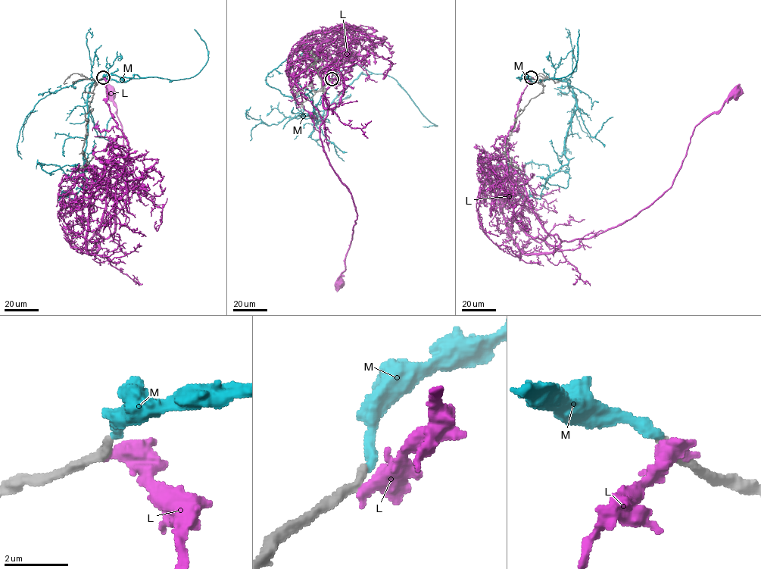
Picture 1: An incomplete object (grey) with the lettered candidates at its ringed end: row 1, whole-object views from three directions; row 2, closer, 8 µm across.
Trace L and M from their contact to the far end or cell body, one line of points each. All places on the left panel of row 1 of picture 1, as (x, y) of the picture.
L: (102, 78), (130, 159), (107, 179), (114, 231), (98, 241), (93, 236), (128, 192), (111, 92)
M: (103, 77), (142, 77), (90, 87), (84, 172), (73, 178), (37, 162), (48, 173), (81, 165)

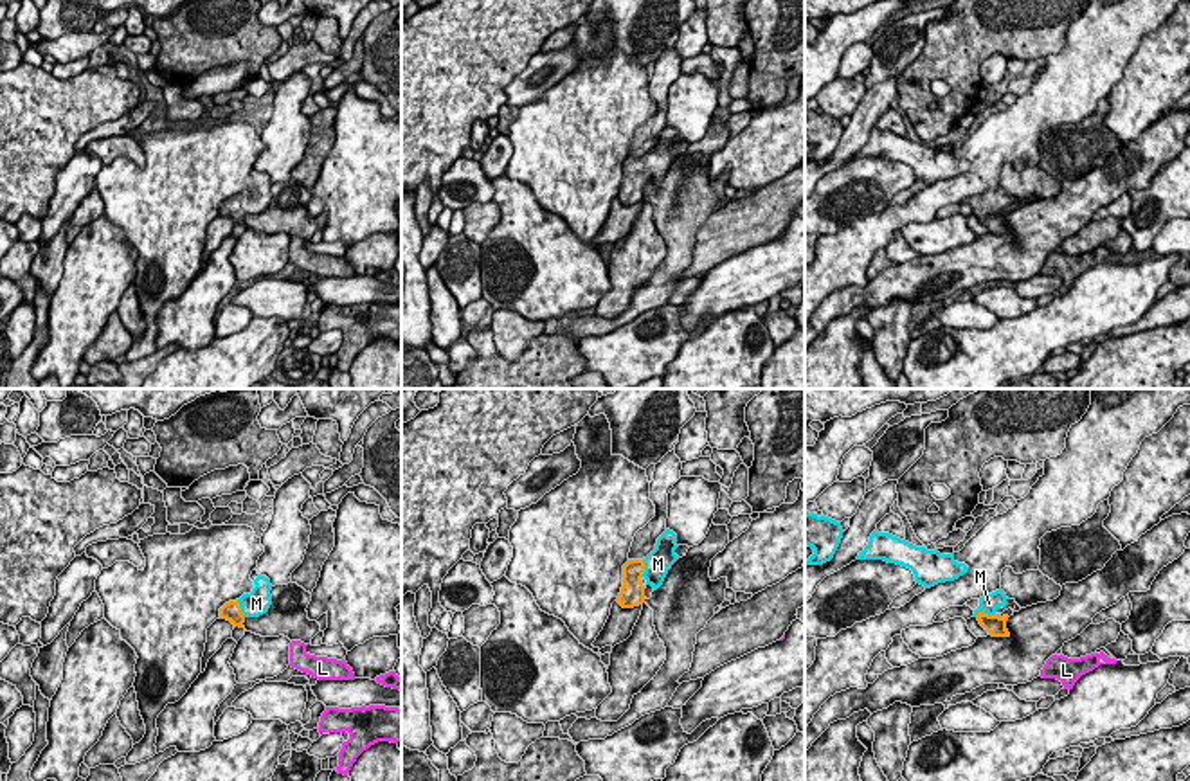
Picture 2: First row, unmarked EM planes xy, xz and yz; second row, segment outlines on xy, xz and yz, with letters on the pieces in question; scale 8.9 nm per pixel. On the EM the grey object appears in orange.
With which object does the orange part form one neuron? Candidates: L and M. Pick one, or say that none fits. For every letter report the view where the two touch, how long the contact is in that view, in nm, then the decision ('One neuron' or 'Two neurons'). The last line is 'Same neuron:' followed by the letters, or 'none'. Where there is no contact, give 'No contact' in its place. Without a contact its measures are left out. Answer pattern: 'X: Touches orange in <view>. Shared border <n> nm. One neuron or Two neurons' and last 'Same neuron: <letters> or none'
L: No contact. Two neurons
M: Touches orange in yz. Shared border 190 nm. One neuron
Same neuron: M

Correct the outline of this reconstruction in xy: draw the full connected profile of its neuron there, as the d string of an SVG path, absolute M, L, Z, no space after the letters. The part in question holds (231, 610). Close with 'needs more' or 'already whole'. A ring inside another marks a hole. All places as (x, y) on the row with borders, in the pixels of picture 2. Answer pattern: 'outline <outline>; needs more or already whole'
outline M257 576L254 579L254 588L250 594L243 594L236 601L229 601L220 608L220 619L227 619L239 628L245 628L243 623L247 617L259 617L268 612L272 605L272 585L270 579L265 576Z; needs more

